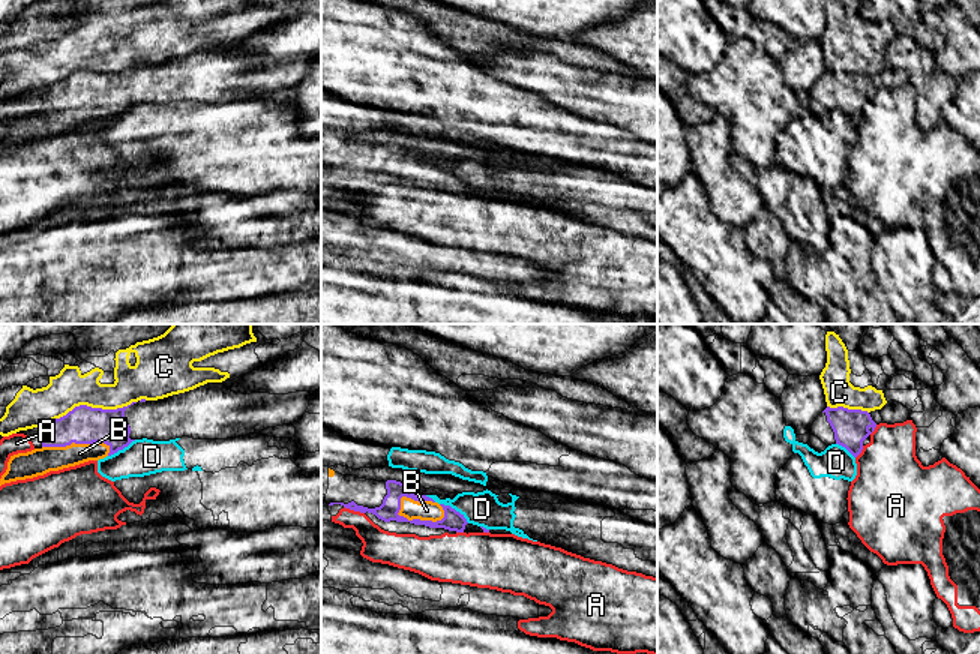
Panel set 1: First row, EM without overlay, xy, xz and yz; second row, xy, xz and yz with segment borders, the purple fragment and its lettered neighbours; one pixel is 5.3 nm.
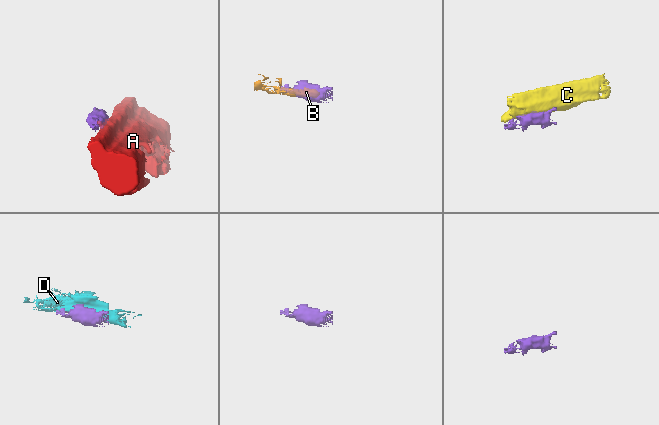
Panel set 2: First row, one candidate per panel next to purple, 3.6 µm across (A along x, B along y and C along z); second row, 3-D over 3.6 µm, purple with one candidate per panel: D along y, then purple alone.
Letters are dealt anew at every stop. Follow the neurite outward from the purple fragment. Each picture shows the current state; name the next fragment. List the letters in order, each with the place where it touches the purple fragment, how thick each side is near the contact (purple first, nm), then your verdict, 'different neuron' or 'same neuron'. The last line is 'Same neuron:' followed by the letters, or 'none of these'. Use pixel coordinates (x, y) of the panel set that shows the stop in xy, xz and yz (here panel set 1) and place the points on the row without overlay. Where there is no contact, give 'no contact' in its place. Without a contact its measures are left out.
A: contact xz (354, 174); calibres 100 and 180 nm; different neuron
B: contact xz (414, 183); calibres 110 and 110 nm; same neuron
C: contact xy (86, 69); calibres 200 and 200 nm; different neuron
D: contact xz (453, 173); calibres 110 and 190 nm; different neuron
Same neuron: B

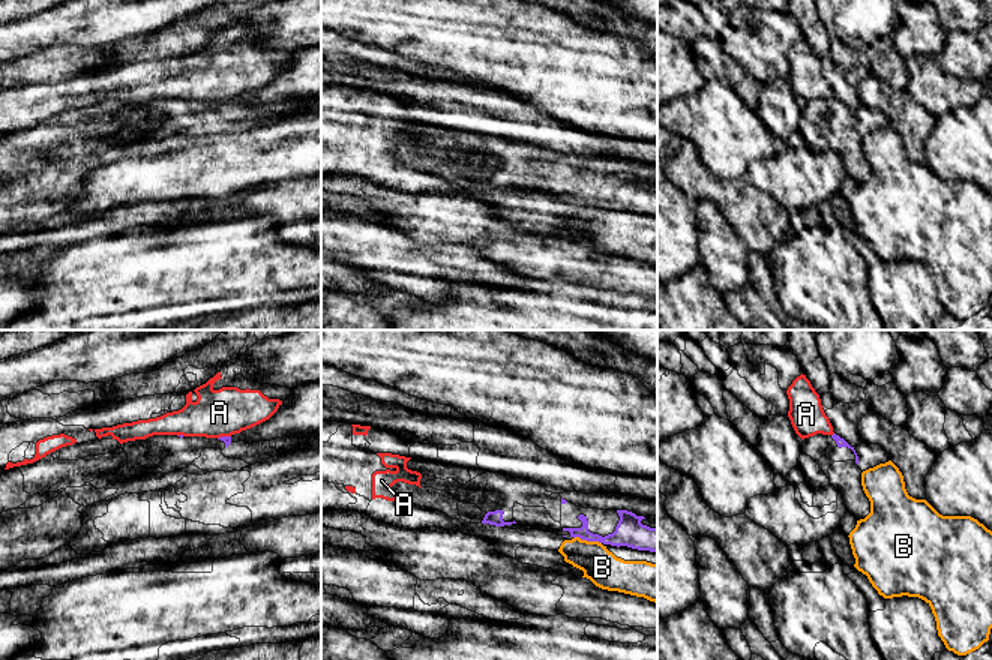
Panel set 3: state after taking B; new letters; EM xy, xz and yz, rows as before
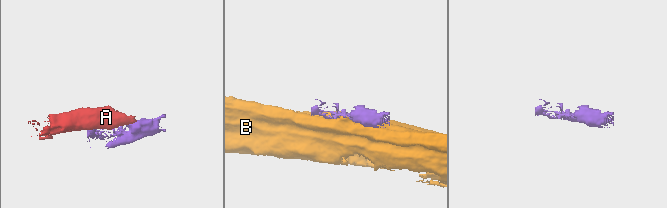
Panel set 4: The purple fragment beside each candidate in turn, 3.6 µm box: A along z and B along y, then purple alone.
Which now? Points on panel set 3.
A: contact xy (224, 101); calibres 50 and 260 nm; different neuron
B: contact xz (587, 204); calibres 160 and 190 nm; different neuron
Same neuron: none of these

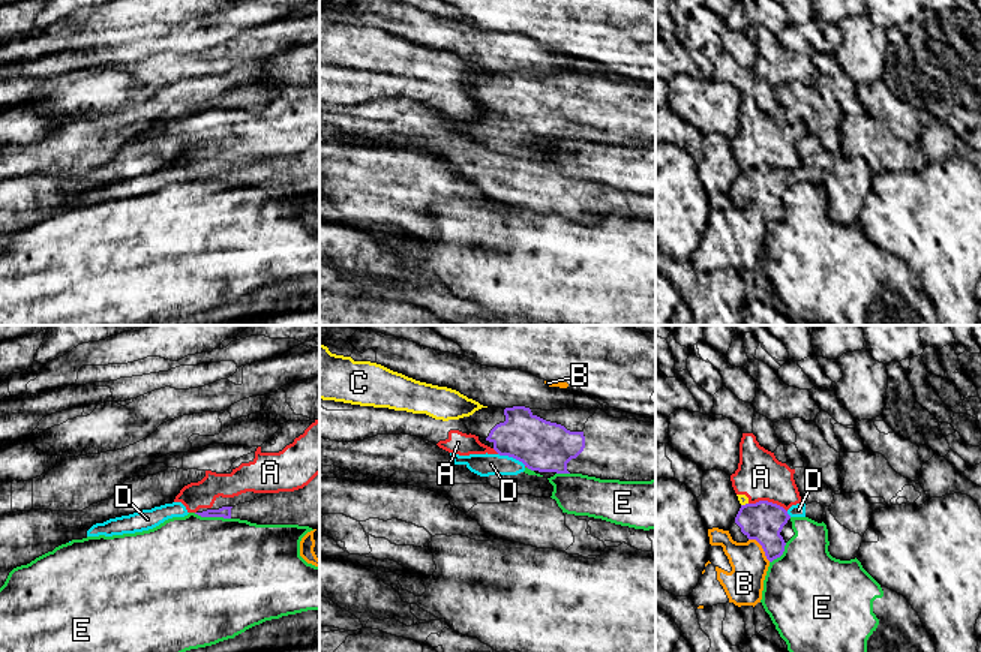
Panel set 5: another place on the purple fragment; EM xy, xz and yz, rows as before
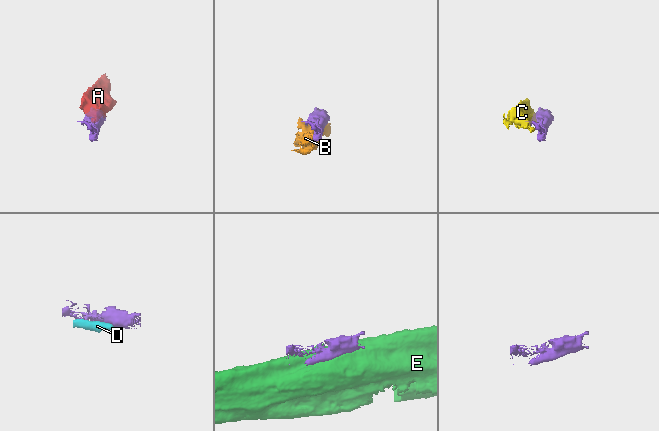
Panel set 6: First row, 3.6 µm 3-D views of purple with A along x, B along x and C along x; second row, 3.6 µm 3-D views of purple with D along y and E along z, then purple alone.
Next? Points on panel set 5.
A: contact yz (767, 165); calibres 220 and 260 nm; different neuron
B: contact yz (762, 212); calibres 220 and 200 nm; different neuron
C: contact yz (746, 168); calibres 220 and 50 nm; different neuron
D: contact xz (512, 120); calibres 280 and 120 nm; same neuron
E: contact xy (212, 180); calibres 60 and 500 nm; different neuron
Same neuron: D

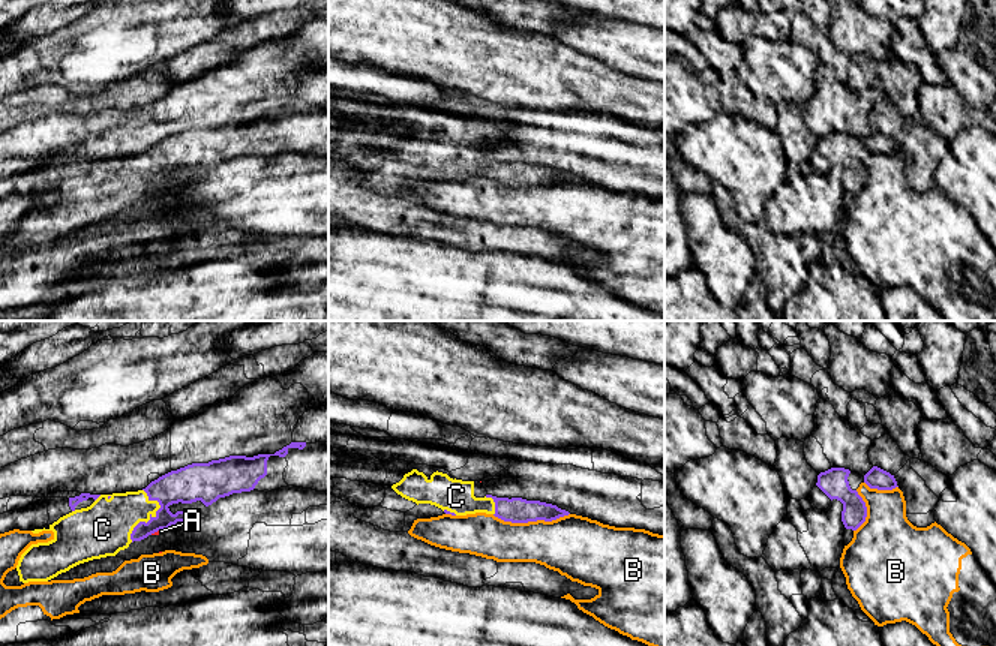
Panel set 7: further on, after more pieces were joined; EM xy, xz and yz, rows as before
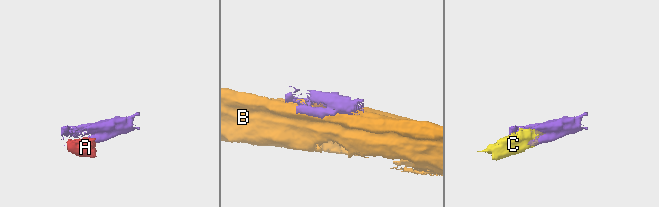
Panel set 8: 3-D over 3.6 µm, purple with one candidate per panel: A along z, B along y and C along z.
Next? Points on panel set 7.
A: contact xy (159, 194); calibres 170 and 20 nm; different neuron
B: contact xz (530, 185); calibres 140 and 300 nm; different neuron
C: contact xy (150, 180); calibres 190 and 280 nm; same neuron
Same neuron: C

